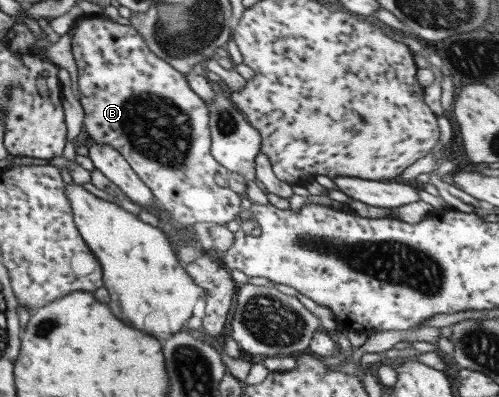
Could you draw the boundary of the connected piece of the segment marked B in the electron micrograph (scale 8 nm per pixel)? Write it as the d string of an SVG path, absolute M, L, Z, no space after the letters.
M84 16L84 20L76 22L76 27L71 29L72 34L70 38L70 46L72 52L72 58L74 58L74 64L76 64L76 74L78 74L78 101L83 109L83 131L82 139L85 141L91 141L93 143L102 143L102 145L110 145L120 153L126 160L126 163L130 165L132 171L148 186L150 193L154 196L157 203L163 208L166 213L166 218L170 222L177 222L181 225L194 225L196 223L215 223L225 224L232 219L240 219L243 216L240 210L241 195L231 191L228 187L220 187L214 182L214 175L222 177L229 177L229 173L218 163L215 159L212 159L210 155L210 130L208 130L208 109L207 105L202 102L199 97L188 87L186 78L175 68L170 67L163 59L158 59L148 47L138 31L134 27L129 25L120 25L114 23L103 16Z

